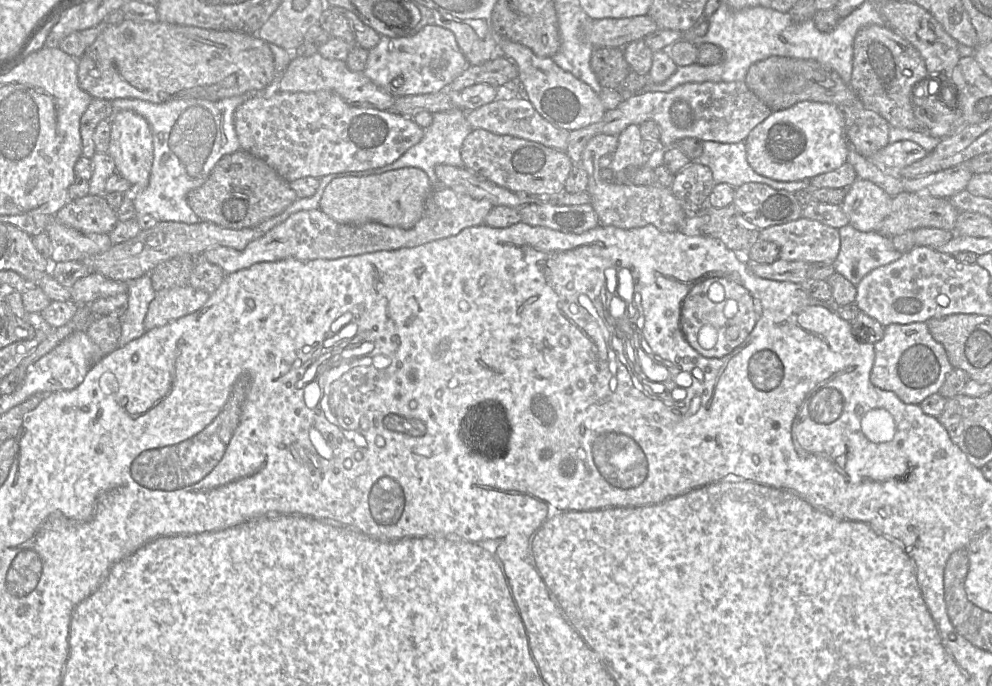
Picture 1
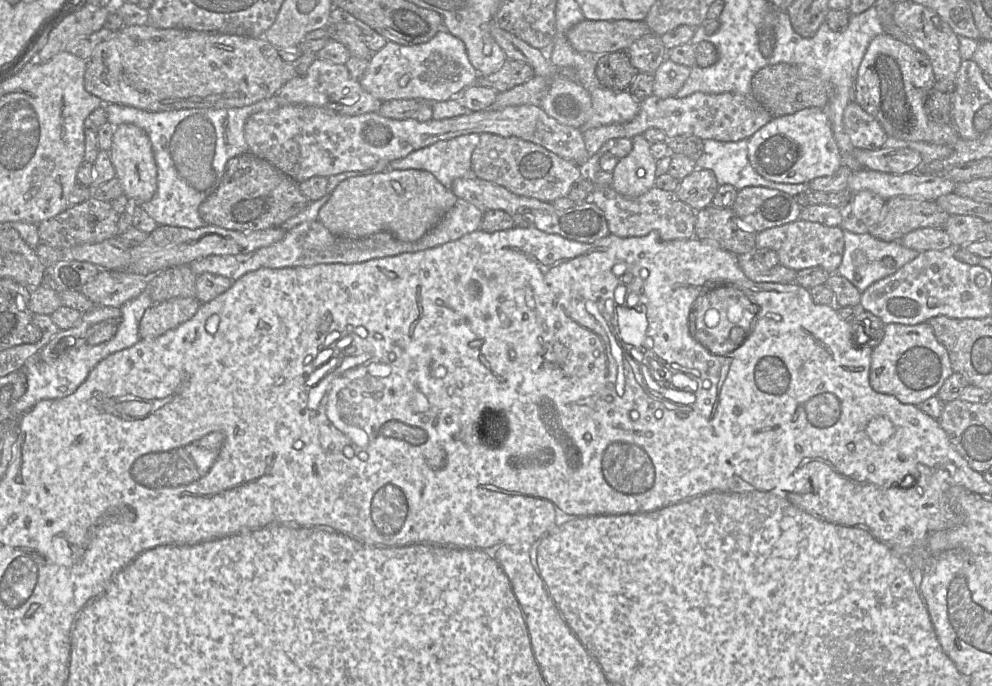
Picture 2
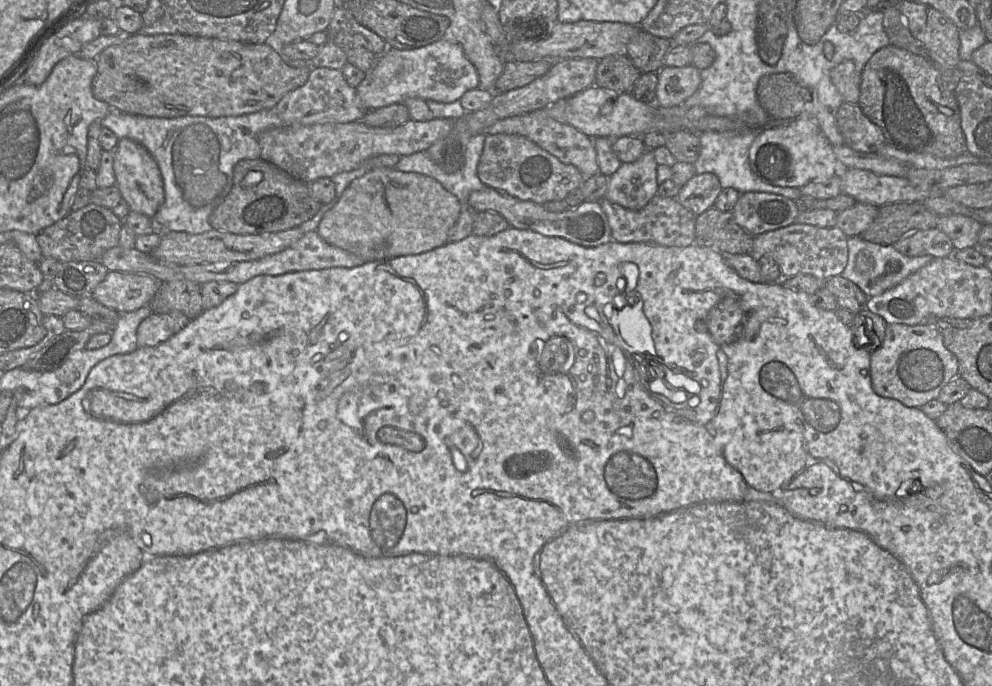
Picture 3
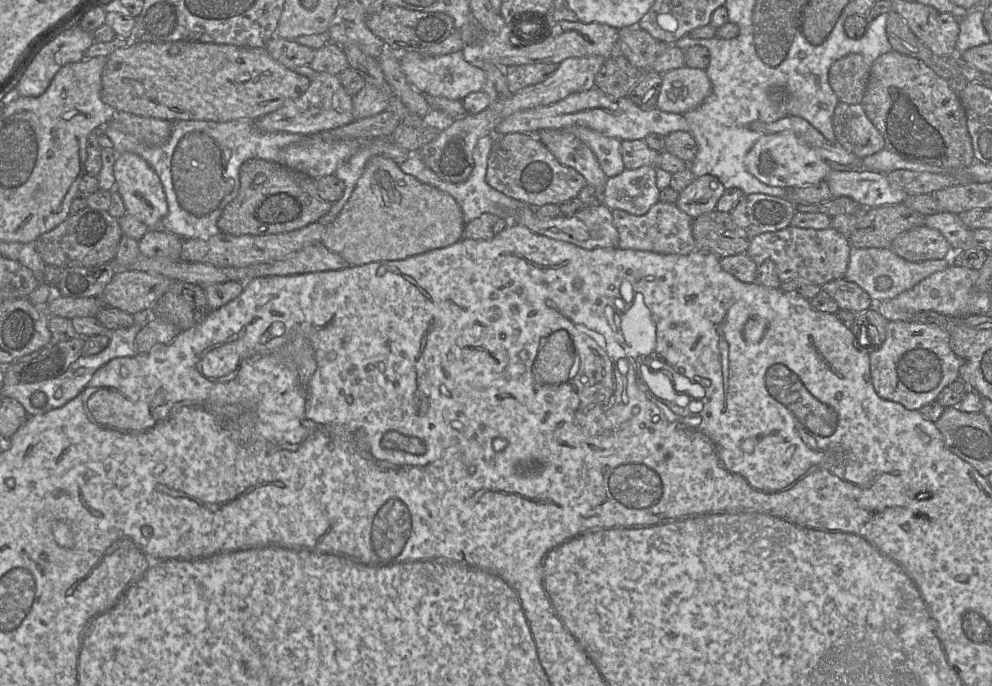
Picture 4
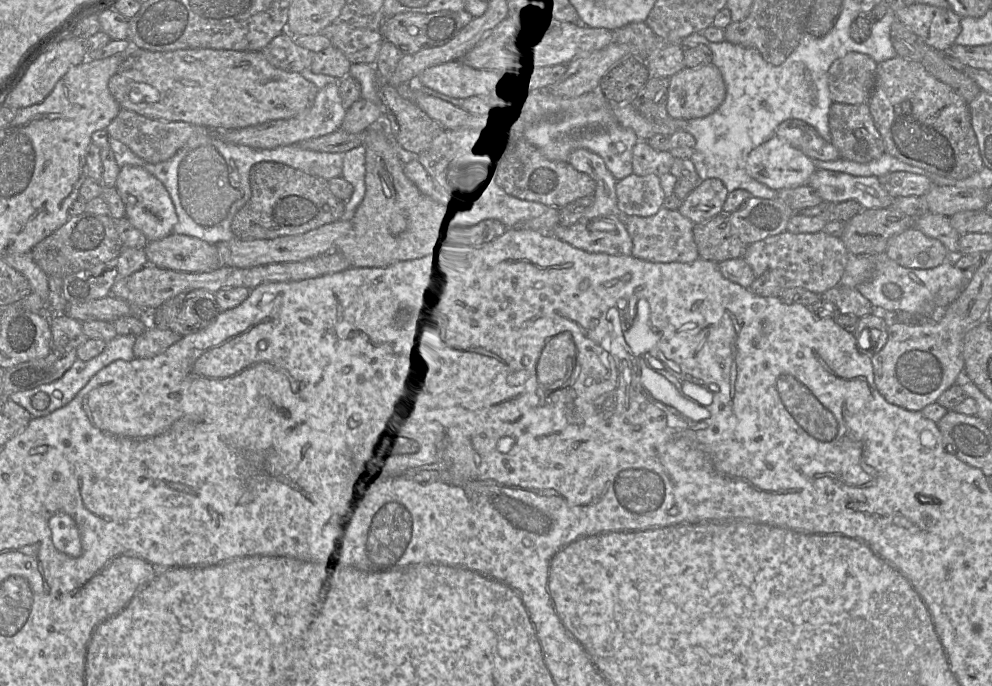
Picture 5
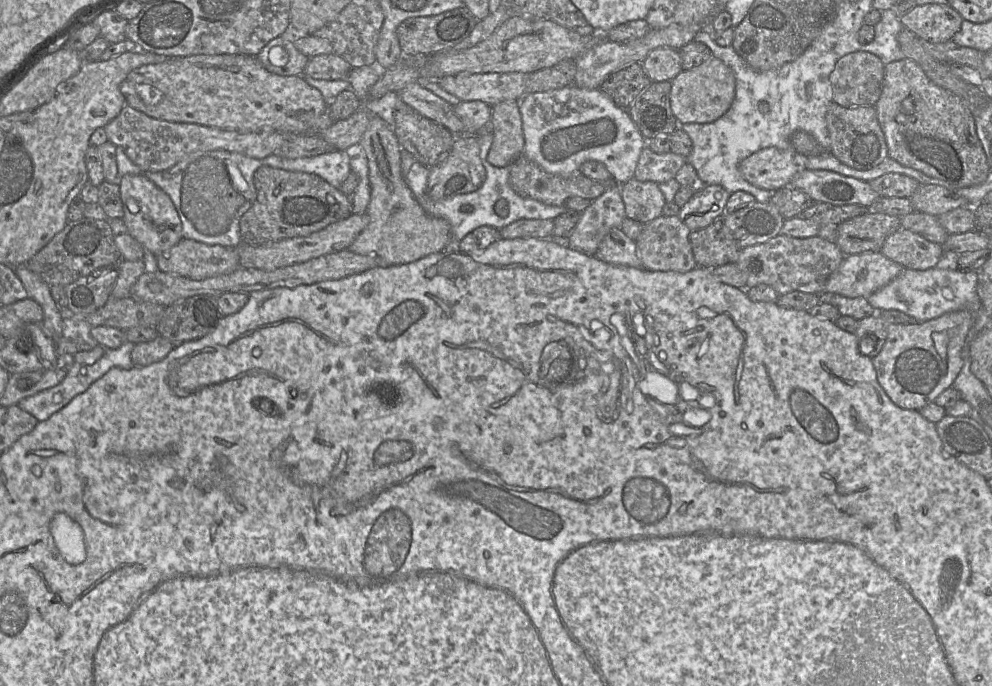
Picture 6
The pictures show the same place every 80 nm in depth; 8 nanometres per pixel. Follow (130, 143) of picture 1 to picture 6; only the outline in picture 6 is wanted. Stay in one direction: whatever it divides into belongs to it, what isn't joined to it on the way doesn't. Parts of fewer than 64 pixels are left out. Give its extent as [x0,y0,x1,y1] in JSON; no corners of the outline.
[120,175,182,256]

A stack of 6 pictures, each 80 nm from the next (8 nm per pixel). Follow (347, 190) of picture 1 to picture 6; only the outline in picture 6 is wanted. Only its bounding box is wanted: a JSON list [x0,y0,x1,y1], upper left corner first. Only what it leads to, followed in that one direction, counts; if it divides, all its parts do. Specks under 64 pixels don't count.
[347,116,453,265]

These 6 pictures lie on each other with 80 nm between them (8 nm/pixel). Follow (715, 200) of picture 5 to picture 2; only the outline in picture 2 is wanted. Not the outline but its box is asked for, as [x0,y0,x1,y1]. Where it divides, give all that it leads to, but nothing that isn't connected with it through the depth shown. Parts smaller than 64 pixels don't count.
[677,169,719,211]

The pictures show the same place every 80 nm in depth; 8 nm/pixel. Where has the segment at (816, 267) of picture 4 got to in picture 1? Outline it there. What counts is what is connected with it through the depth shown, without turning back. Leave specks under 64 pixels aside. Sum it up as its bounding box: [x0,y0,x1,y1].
[758,217,840,264]

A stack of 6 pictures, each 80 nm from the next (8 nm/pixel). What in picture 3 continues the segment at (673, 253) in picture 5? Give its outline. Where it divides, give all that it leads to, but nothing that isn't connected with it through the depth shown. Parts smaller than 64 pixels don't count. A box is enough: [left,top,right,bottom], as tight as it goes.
[600,196,696,247]

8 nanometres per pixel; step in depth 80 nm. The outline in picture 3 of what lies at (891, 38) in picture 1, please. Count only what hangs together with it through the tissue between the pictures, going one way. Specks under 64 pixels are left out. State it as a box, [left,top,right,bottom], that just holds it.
[858,44,968,158]

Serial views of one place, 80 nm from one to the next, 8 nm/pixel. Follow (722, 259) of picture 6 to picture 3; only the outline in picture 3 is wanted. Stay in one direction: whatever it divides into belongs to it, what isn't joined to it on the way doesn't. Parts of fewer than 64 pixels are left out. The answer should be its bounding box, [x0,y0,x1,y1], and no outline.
[695,206,754,255]

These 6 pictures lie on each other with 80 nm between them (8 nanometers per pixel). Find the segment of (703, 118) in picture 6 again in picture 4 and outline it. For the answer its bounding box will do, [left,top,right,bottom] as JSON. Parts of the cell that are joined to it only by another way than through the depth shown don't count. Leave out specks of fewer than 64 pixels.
[657,66,711,114]

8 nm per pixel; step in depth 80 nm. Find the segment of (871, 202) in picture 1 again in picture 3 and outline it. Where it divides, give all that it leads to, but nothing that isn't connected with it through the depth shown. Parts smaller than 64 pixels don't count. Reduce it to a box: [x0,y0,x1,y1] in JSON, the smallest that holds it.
[836,202,880,237]

